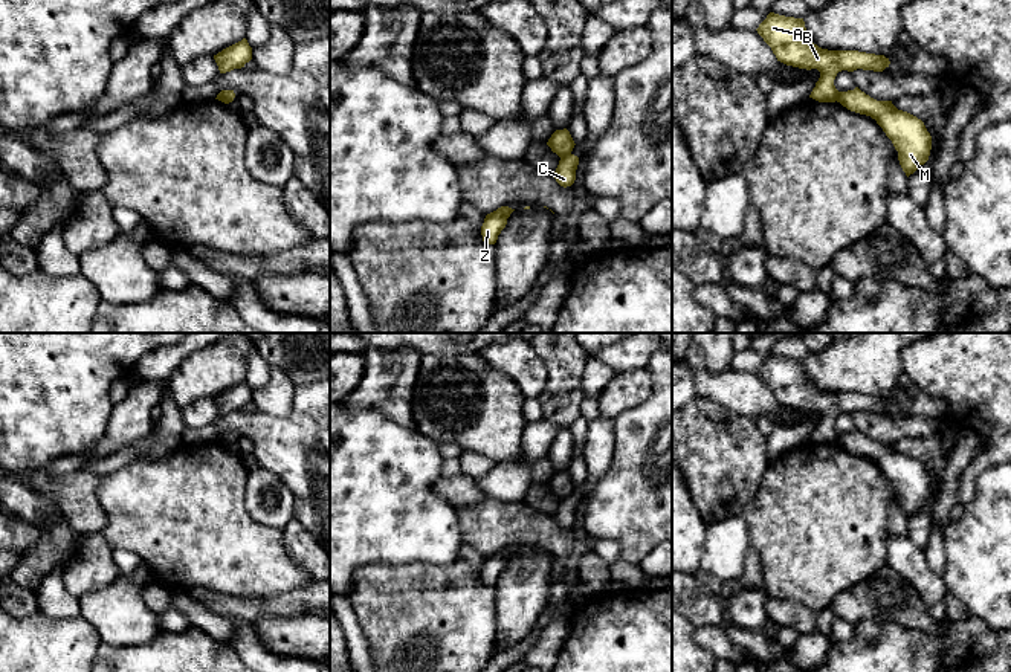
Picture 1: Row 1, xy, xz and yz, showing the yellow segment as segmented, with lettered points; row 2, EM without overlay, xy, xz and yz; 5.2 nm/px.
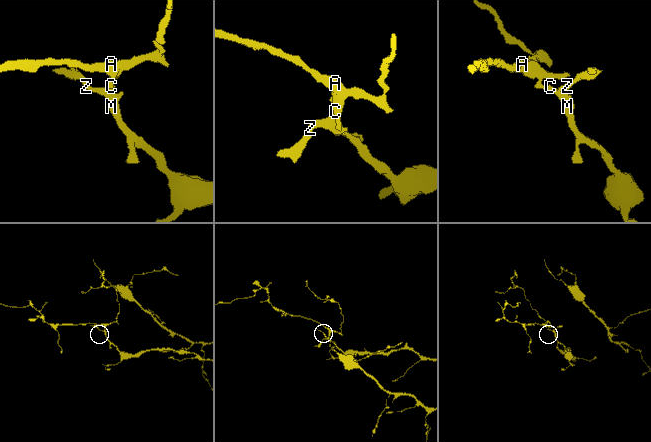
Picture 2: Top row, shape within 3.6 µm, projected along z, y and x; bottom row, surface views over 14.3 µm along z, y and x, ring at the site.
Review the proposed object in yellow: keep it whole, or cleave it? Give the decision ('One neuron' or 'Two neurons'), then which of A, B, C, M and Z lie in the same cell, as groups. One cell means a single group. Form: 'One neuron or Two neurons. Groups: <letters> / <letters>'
Two neurons. Groups: A B / C M Z

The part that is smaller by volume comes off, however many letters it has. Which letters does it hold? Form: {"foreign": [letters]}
{"foreign": ["A", "B"]}

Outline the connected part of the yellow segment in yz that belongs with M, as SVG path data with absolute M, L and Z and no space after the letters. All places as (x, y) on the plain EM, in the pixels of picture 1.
M858 429L838 434L837 444L877 463L898 493L900 507L907 519L929 502L932 478L916 458L898 452L892 443L877 443Z

